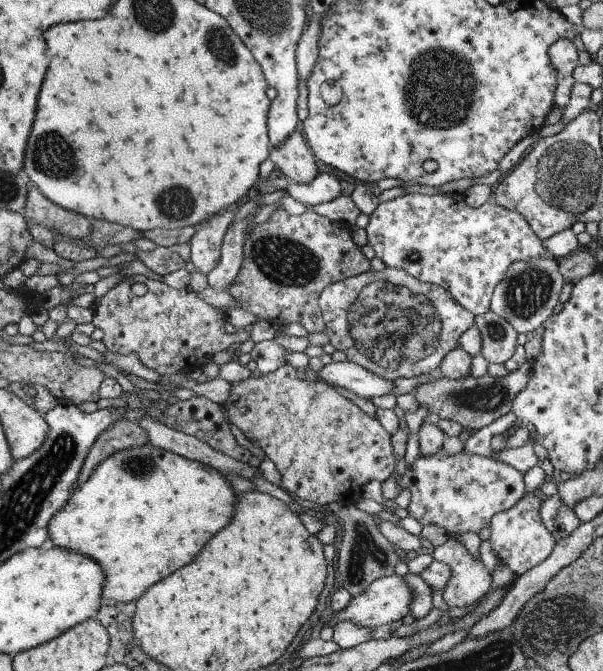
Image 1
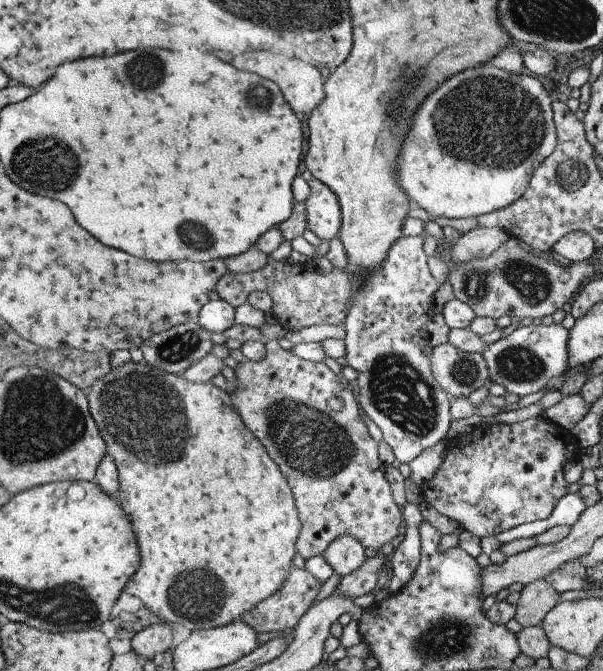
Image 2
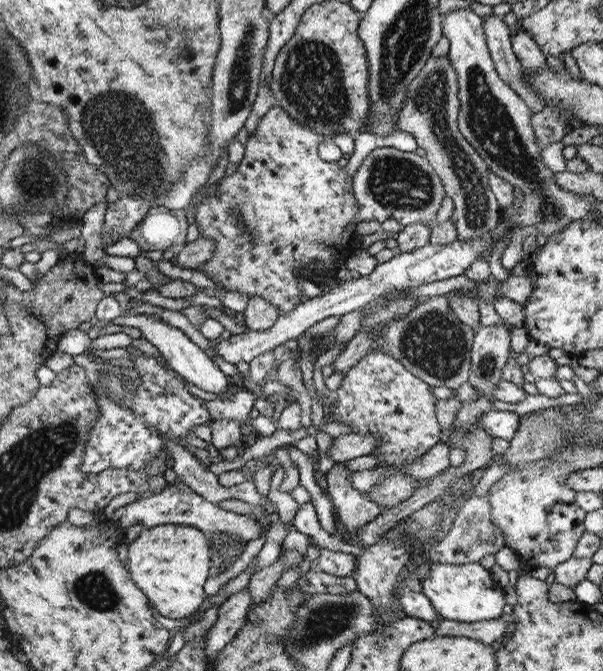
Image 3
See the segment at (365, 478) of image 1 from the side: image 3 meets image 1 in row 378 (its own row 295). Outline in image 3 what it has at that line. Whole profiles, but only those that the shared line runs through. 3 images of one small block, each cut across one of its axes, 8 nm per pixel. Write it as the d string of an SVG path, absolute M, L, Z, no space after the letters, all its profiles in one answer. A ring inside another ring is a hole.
M277 104L260 120L260 124L256 128L256 132L249 136L248 143L245 145L246 153L244 159L238 165L238 169L232 176L225 176L218 184L218 191L214 196L203 199L200 205L197 206L195 221L200 229L200 237L212 240L215 245L215 251L212 258L209 258L206 263L203 263L201 269L212 282L215 282L219 287L223 286L232 292L238 291L246 294L248 297L260 296L272 306L279 310L279 314L288 314L292 312L300 303L304 302L308 297L302 293L298 280L315 279L319 284L327 284L334 279L337 271L345 265L346 259L351 255L354 249L358 249L354 244L354 240L349 244L344 244L342 234L347 224L352 222L352 218L358 214L359 204L352 190L352 177L346 174L345 168L340 168L337 162L324 162L318 156L318 146L323 142L323 138L318 136L314 130L308 130L304 126L296 124L288 113L284 112Z

